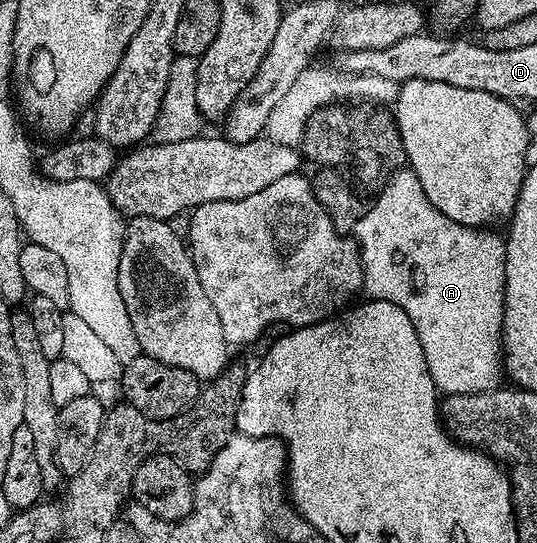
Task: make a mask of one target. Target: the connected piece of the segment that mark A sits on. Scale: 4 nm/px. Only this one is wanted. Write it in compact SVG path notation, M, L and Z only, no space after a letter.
M398 169L391 175L394 176L383 185L382 192L374 199L374 204L371 202L367 206L364 217L360 217L360 221L352 232L353 238L362 252L362 286L365 294L371 299L392 301L392 305L400 305L400 309L404 309L404 313L408 313L408 317L416 329L416 337L420 337L420 349L424 349L424 361L428 361L428 373L432 377L435 387L443 396L495 390L504 379L502 318L506 316L506 240L501 234L498 236L494 229L465 227L452 221L444 213L440 213L440 209L436 209L432 205L432 201L428 201L414 171Z

